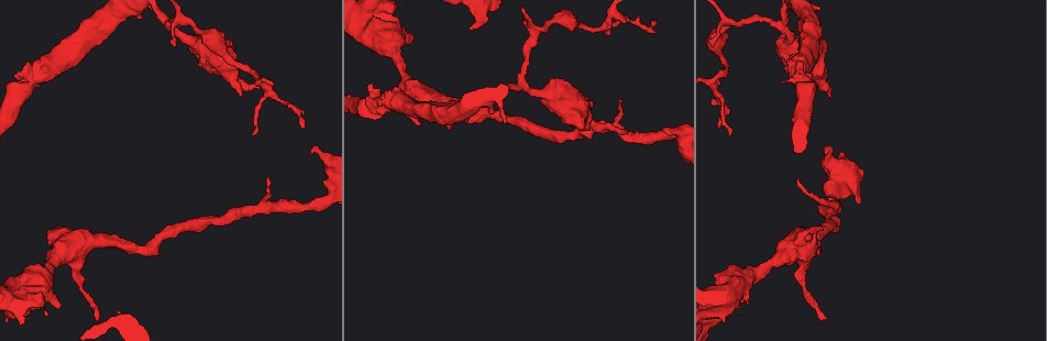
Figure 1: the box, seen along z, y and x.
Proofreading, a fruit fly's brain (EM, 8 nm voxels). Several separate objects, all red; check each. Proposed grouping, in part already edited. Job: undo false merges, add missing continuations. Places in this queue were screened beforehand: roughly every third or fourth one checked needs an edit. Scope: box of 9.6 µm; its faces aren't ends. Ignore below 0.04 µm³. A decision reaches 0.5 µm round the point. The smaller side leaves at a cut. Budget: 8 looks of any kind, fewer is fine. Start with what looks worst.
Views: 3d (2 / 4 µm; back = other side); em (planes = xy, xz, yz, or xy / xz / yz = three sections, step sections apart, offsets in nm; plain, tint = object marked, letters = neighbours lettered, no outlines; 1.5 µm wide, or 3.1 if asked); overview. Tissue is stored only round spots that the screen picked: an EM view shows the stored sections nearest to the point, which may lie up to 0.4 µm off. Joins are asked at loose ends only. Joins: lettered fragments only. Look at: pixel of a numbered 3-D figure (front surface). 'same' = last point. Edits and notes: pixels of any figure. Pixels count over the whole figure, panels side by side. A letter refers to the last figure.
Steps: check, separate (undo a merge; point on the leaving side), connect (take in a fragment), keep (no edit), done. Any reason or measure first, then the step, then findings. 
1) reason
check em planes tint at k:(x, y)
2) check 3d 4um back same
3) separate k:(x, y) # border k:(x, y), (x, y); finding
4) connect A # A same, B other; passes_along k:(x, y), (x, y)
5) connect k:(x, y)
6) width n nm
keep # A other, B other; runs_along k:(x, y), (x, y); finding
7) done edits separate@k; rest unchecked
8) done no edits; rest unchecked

thin end
check em planes tint at 1:(829, 95)

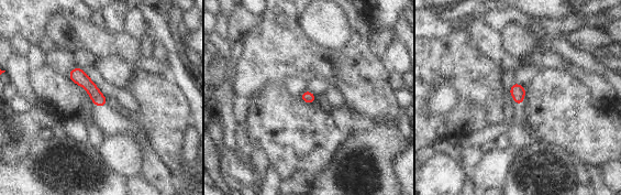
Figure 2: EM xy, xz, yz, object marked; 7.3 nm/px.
check em planes letters same

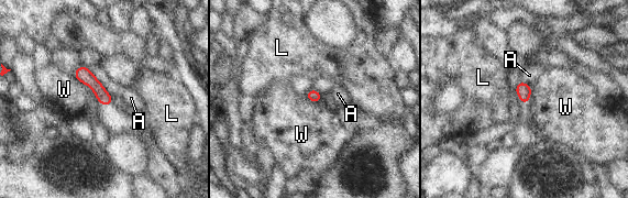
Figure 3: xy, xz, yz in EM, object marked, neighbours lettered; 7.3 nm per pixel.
keep # A other, L other, W other; runs_along 3:(77, 73), (83, 74), (109, 101); no lettered fragment goes on from it

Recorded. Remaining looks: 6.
free end
check em xz step 8 letters at 1:(824, 153)

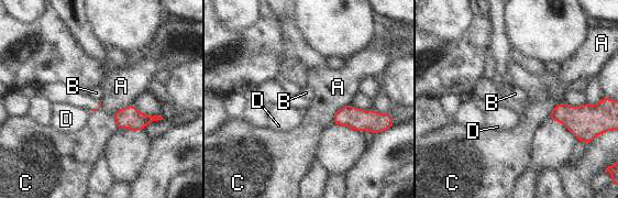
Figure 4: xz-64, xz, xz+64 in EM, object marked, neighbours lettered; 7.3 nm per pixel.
another direction
check em planes letters same

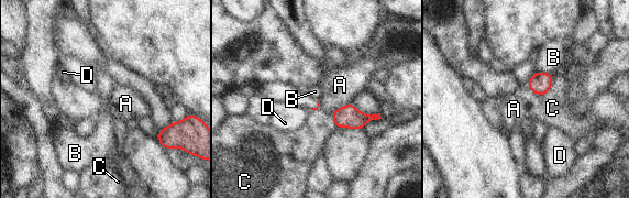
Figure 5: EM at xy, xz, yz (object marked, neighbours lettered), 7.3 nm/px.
keep # A other, B other, C other, D other; no lettered fragment goes on from it

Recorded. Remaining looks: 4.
free end
check 3d 4um at 1:(300, 127)

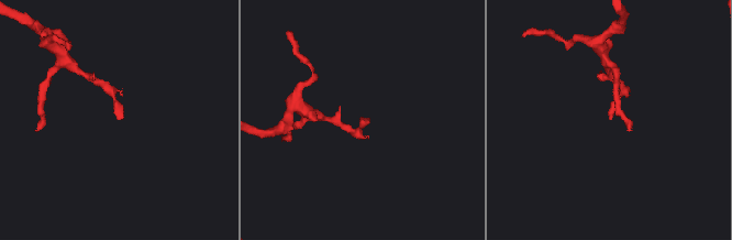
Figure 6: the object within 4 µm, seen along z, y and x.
check em planes letters at 6:(609, 116)

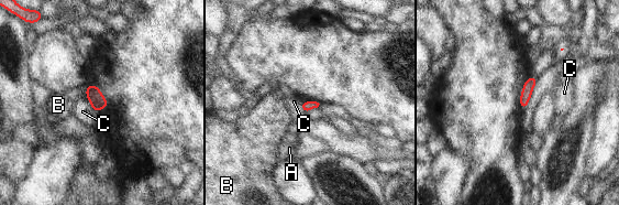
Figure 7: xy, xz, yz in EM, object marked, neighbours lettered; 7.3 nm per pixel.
width 80 nm
keep # A other, B other, C other; border 7:(85, 96), (95, 112); no lettered fragment goes on from it

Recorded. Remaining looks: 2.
done no edits; rest unchecked

